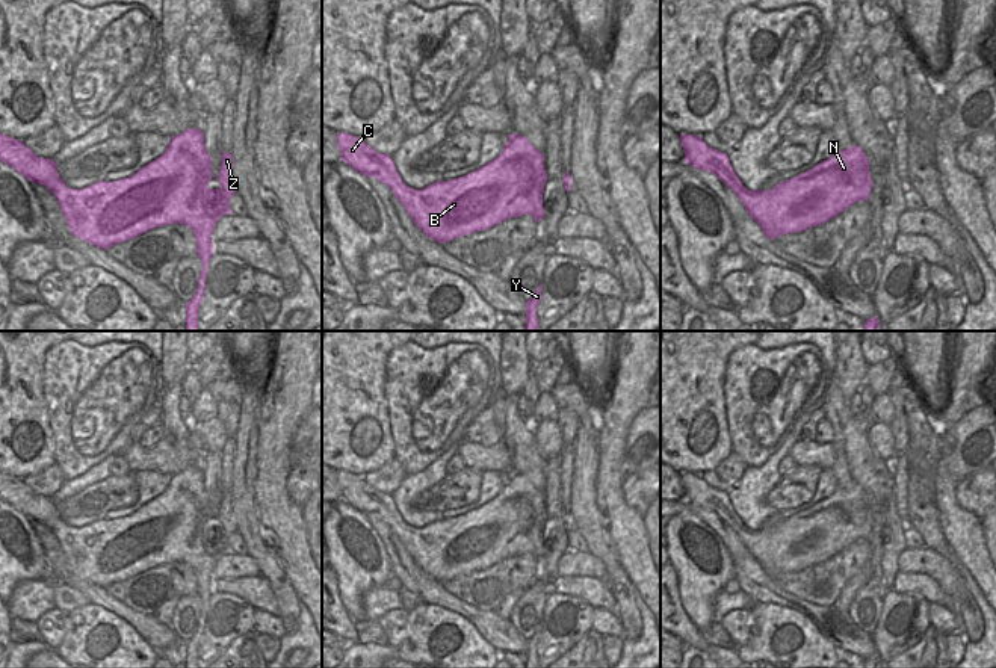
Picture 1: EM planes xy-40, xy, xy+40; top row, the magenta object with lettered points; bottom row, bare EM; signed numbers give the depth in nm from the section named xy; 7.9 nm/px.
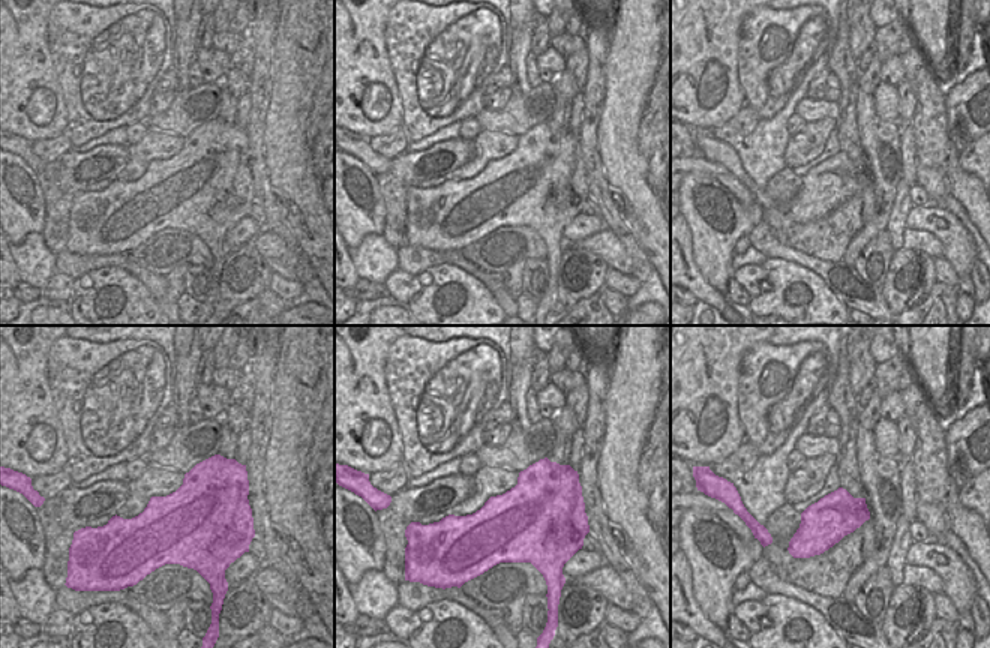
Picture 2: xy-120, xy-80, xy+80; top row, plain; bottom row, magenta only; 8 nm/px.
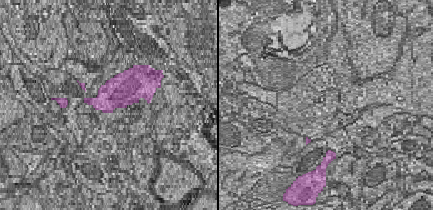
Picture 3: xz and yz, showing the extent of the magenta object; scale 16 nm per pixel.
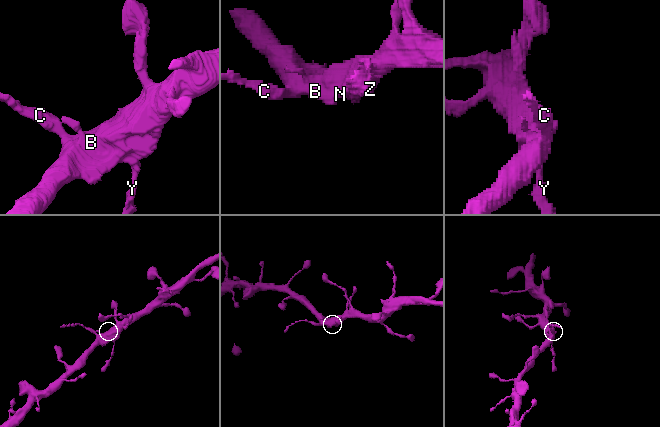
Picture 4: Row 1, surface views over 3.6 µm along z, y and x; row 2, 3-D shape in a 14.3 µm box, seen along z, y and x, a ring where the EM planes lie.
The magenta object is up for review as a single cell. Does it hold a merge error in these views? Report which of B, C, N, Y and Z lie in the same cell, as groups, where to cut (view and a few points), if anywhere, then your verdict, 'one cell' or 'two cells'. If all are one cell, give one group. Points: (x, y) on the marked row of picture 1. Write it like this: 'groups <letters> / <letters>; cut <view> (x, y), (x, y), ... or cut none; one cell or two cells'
groups B N Y Z / C; cut xy-40 (62, 180), (52, 191); two cells

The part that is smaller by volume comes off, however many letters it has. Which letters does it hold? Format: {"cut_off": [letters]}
{"cut_off": ["C"]}

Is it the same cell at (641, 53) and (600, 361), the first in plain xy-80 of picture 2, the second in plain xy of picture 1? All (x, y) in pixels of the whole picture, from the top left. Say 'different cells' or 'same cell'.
different cells

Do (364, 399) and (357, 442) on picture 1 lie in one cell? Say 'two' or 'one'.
one

